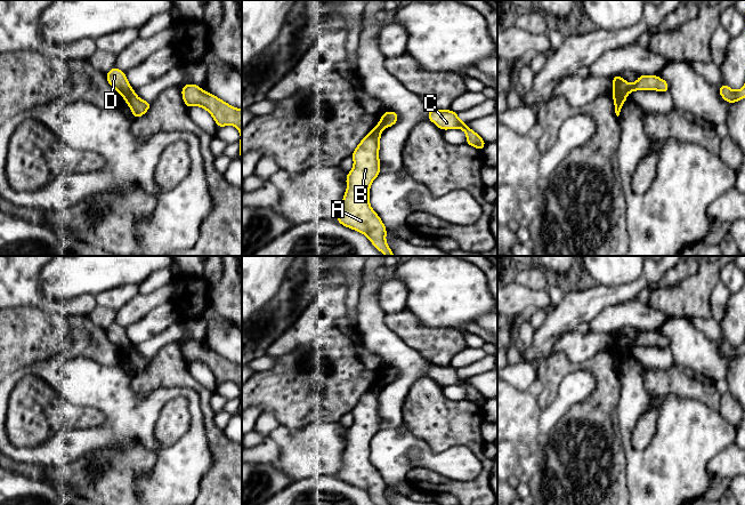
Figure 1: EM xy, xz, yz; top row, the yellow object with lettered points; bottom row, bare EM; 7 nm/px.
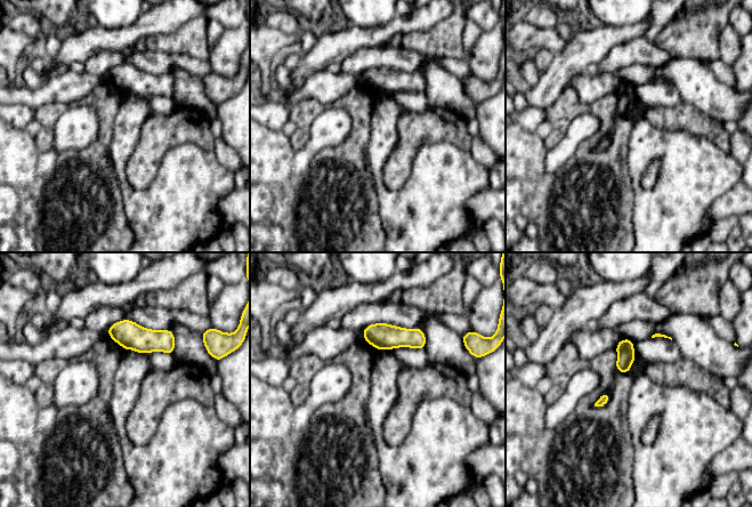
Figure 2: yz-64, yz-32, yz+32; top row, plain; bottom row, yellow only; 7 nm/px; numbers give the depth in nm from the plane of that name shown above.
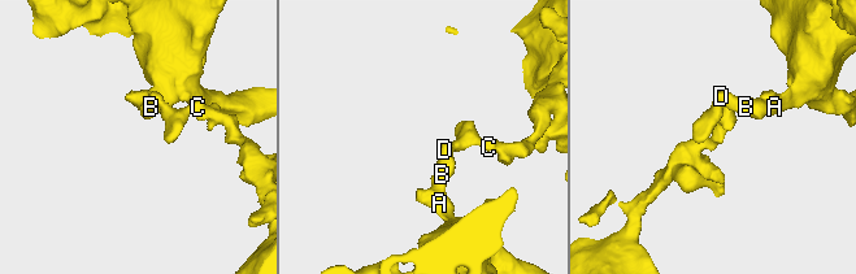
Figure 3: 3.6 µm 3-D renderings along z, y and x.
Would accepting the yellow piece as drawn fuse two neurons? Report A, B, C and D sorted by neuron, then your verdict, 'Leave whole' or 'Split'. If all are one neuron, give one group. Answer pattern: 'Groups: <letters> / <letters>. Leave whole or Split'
Groups: A B D / C. Split

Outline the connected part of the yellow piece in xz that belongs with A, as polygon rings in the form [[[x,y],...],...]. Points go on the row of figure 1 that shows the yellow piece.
[[[381,122],[361,141],[351,157],[353,169],[347,174],[347,191],[342,198],[342,210],[334,218],[343,226],[366,235],[384,256],[395,256],[386,242],[387,229],[370,206],[370,187],[380,171]]]

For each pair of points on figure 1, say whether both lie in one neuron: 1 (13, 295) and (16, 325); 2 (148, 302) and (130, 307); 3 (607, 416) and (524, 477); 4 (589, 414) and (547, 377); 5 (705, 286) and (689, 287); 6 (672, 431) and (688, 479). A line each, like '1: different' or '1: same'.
1: different
2: same
3: same
4: same
5: same
6: same

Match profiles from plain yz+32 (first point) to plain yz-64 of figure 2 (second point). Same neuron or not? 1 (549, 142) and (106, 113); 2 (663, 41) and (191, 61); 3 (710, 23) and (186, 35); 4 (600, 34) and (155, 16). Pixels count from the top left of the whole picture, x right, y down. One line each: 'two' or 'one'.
1: one
2: two
3: one
4: one

